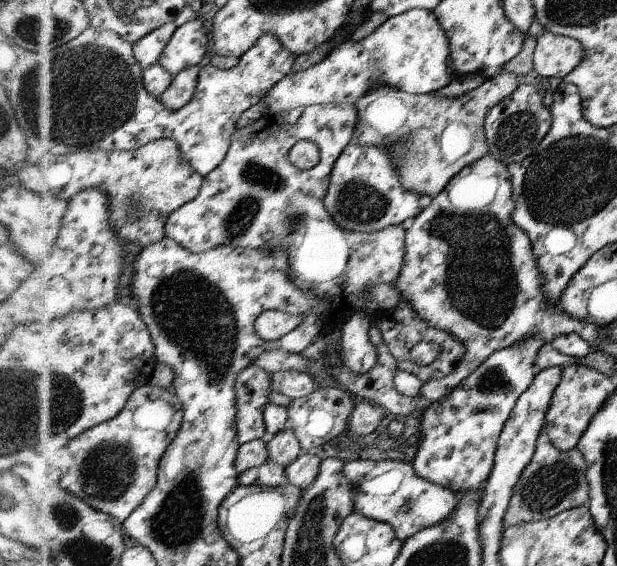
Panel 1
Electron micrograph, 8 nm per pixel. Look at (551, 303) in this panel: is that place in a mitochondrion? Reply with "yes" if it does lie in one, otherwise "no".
no

